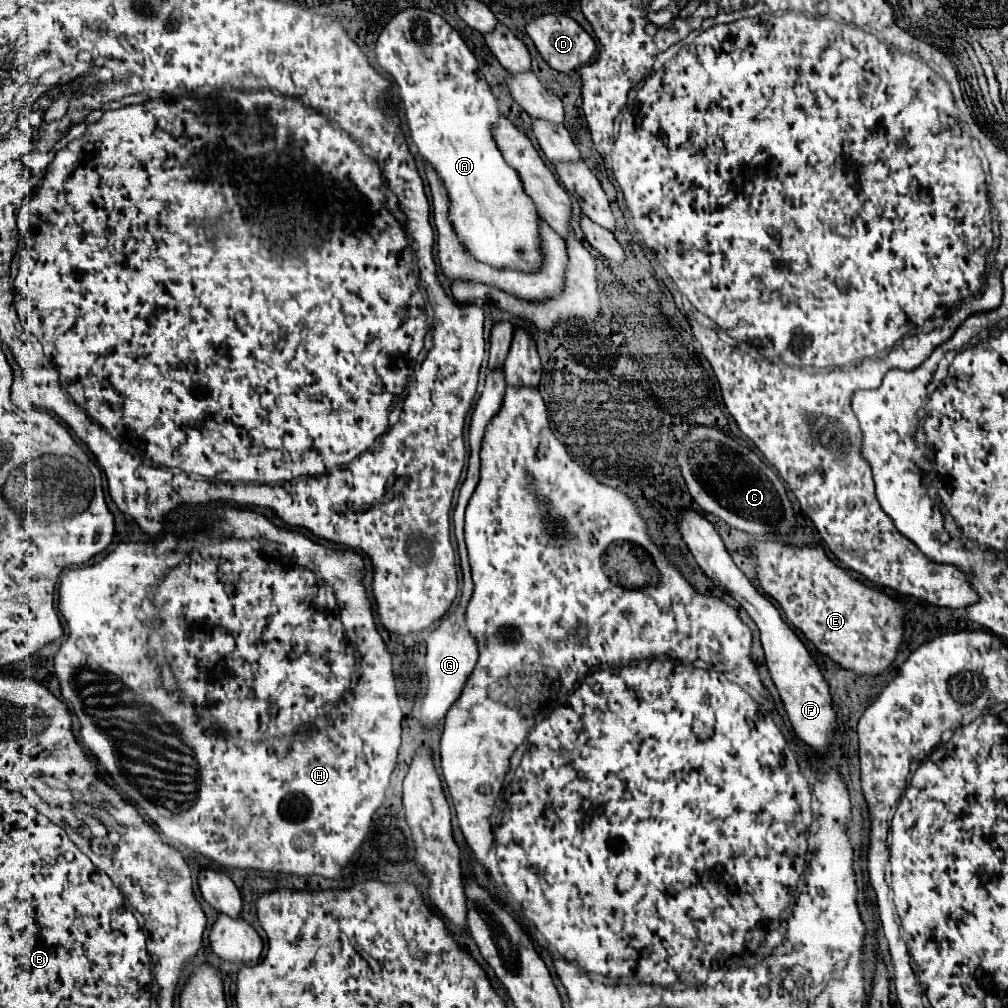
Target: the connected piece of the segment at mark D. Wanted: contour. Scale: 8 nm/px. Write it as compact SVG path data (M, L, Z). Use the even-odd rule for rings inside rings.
M566 15L536 17L536 19L526 23L526 33L534 41L536 49L544 57L544 61L562 73L568 73L570 69L580 69L582 65L586 65L592 59L592 55L596 51L594 39L574 19L570 19Z

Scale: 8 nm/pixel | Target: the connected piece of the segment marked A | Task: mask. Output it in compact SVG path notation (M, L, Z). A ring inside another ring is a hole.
M408 7L406 11L400 11L400 15L394 15L394 19L390 19L390 23L386 23L386 27L382 29L382 35L376 43L376 59L394 83L398 107L404 109L406 125L420 157L436 167L440 179L448 189L450 221L454 223L454 229L468 251L476 259L490 263L492 267L536 271L542 261L538 251L540 217L534 201L524 193L518 173L510 165L506 165L502 153L494 143L492 127L500 117L500 109L488 83L478 73L476 57L462 41L458 31L454 31L440 15L428 9Z

